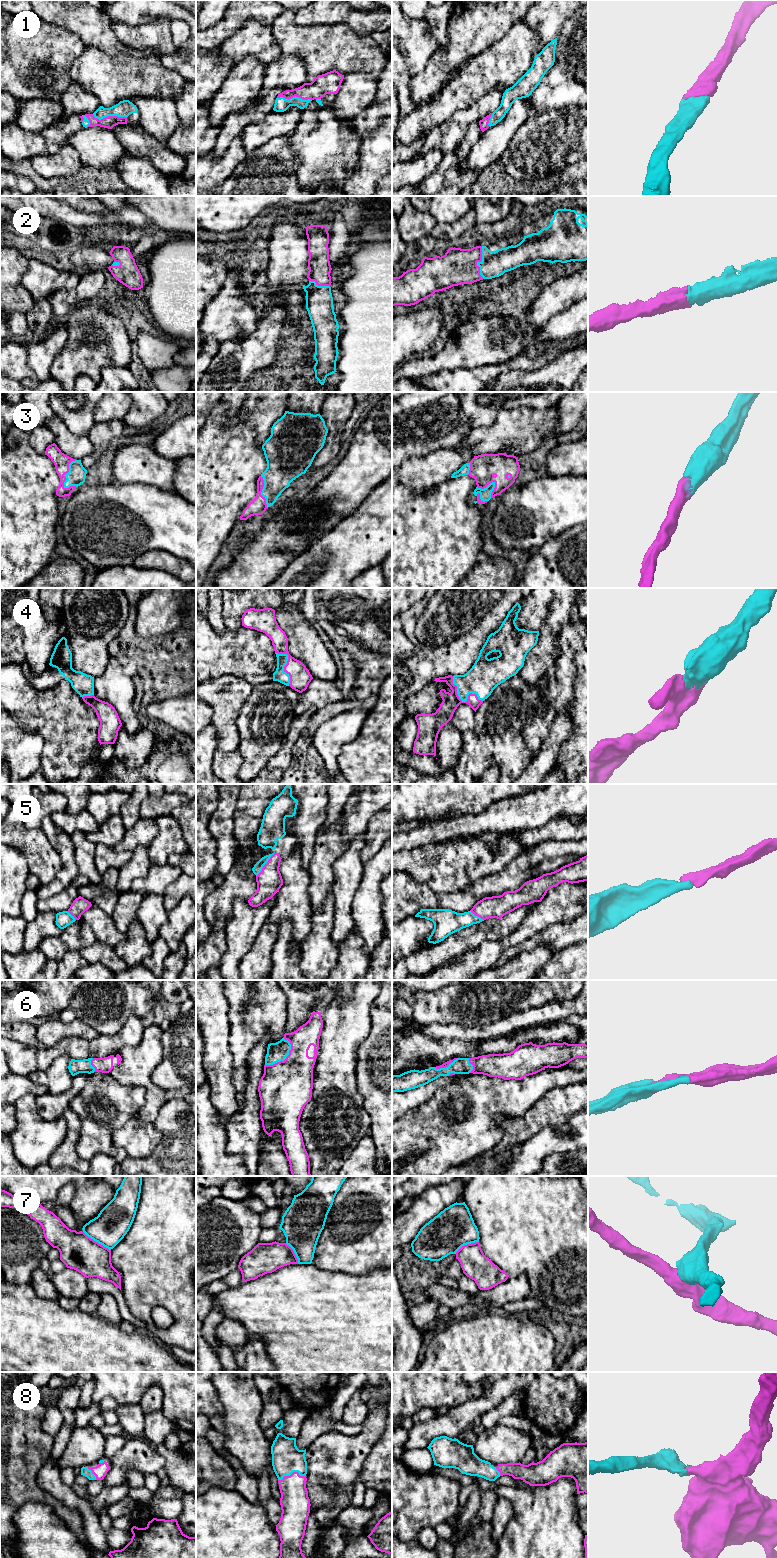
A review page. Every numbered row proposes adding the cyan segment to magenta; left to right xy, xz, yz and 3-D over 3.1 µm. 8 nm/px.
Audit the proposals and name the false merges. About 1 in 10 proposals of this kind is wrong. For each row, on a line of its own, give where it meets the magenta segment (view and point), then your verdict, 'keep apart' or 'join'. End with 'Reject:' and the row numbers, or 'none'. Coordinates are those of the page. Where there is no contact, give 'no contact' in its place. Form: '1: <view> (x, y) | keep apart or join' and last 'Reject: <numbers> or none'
1: xy (109, 116) | join
2: yz (478, 261) | join
3: xy (66, 473) | join
4: yz (461, 700) | join
5: xz (265, 864) | join
6: xz (285, 1059) | join
7: xy (97, 1242) | keep apart
8: xz (292, 1473) | join
Reject: 7

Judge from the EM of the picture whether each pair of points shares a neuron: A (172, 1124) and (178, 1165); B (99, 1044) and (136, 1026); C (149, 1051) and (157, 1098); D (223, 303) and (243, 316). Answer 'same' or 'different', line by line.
A: different
B: same
C: same
D: same

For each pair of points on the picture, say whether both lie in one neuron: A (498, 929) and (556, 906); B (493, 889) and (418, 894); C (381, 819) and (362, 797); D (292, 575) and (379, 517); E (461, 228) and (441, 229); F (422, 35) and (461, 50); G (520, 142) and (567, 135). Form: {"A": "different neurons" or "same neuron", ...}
{"A": "different neurons", "B": "same neuron", "C": "different neurons", "D": "same neuron", "E": "same neuron", "F": "different neurons", "G": "same neuron"}

